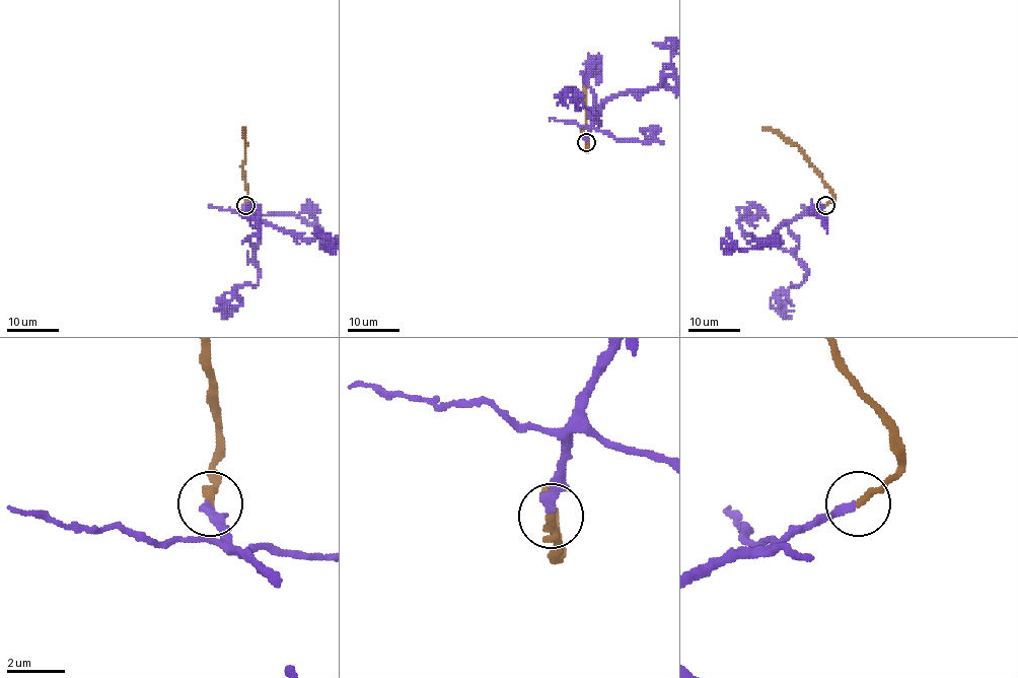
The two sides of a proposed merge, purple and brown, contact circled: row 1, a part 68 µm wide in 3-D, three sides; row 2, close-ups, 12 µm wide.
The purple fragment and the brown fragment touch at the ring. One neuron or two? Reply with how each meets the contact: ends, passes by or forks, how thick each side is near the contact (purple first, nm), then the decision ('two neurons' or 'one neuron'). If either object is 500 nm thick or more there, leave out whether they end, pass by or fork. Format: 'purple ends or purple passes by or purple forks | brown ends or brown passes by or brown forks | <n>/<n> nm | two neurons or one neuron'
purple ends | brown ends | 280/280 nm | one neuron

